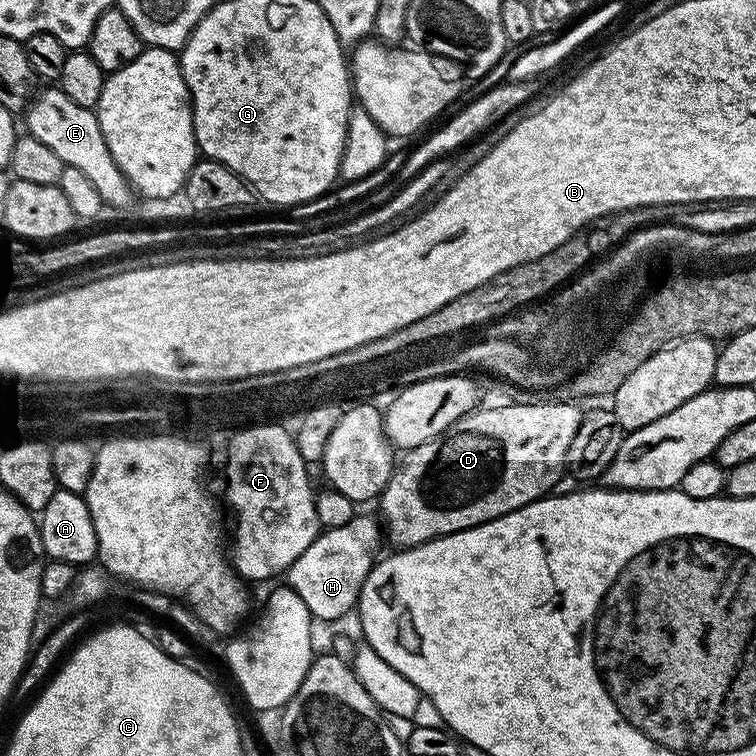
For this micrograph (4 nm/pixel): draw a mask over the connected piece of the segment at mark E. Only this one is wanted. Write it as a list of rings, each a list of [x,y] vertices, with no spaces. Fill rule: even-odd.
[[[48,86],[45,92],[37,91],[33,95],[27,109],[28,116],[27,135],[38,138],[45,146],[50,146],[58,158],[67,167],[82,170],[90,183],[102,194],[105,205],[111,208],[124,208],[134,197],[134,189],[127,178],[118,170],[110,150],[104,145],[102,126],[98,122],[95,111],[90,108],[78,106],[78,102],[70,102],[66,94],[59,87]]]

